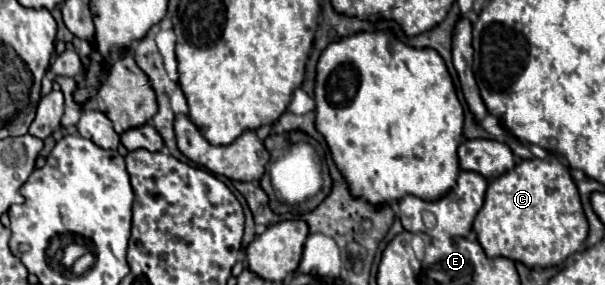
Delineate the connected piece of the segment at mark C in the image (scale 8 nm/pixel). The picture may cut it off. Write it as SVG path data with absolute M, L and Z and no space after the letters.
M554 154L548 158L530 158L522 160L516 168L492 180L484 198L484 206L480 208L474 220L474 232L478 236L480 246L484 248L488 258L508 258L514 262L522 262L528 268L548 268L562 264L570 254L580 250L582 242L588 236L588 222L582 212L578 188L570 176L568 166Z

